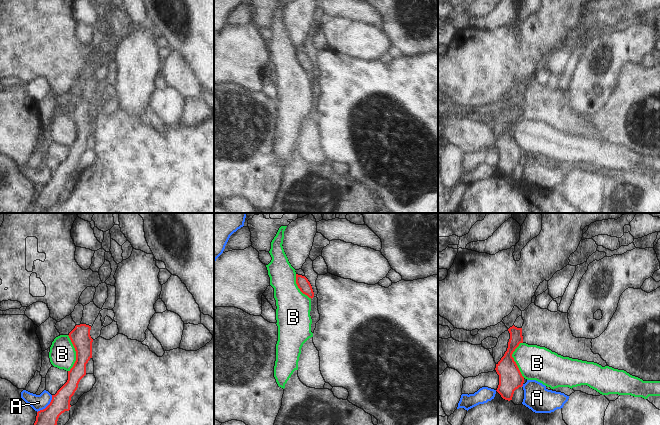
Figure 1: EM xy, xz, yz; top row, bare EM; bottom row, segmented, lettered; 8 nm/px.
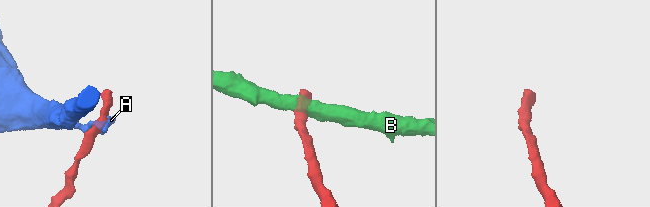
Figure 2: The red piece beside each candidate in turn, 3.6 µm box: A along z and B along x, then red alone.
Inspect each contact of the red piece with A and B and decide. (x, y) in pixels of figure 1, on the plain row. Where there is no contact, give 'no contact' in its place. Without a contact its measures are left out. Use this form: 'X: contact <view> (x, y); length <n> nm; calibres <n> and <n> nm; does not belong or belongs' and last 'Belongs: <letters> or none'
A: contact xy (48, 181); length 190 nm; calibres 180 and 130 nm; does not belong
B: contact xy (76, 129); length 300 nm; calibres 160 and 220 nm; does not belong
Belongs: none

